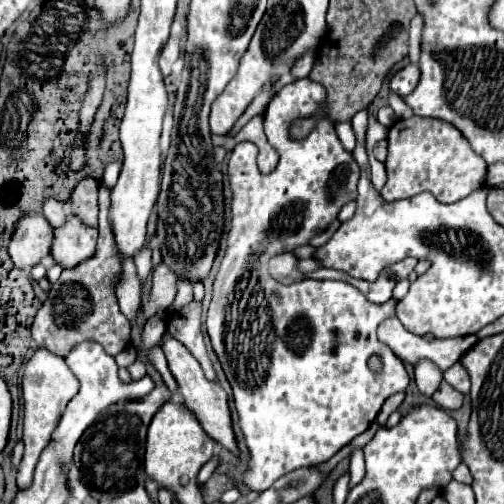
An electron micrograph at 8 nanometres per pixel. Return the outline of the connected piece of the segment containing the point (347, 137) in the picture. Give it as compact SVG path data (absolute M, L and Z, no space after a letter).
M337 123L335 129L337 129L337 135L339 135L343 147L347 151L353 151L353 147L355 147L355 133L351 129L351 123Z

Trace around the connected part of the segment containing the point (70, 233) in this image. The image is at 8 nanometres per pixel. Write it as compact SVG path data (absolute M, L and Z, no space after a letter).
M75 215L67 217L67 223L55 229L55 241L51 255L57 265L71 269L95 253L97 229L83 225Z

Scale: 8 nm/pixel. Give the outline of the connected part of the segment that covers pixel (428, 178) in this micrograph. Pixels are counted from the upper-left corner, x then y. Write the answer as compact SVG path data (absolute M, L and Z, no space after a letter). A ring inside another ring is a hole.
M401 119L389 129L389 153L385 159L387 183L381 189L385 201L397 201L429 191L441 203L455 203L485 185L487 163L479 159L457 127L441 119Z

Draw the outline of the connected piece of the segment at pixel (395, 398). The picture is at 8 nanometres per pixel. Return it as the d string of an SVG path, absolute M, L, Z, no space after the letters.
M395 393L395 395L391 395L385 403L383 403L383 407L381 407L381 411L379 411L379 415L377 415L377 421L383 425L385 421L387 421L387 417L399 407L399 403L403 401L403 393Z

